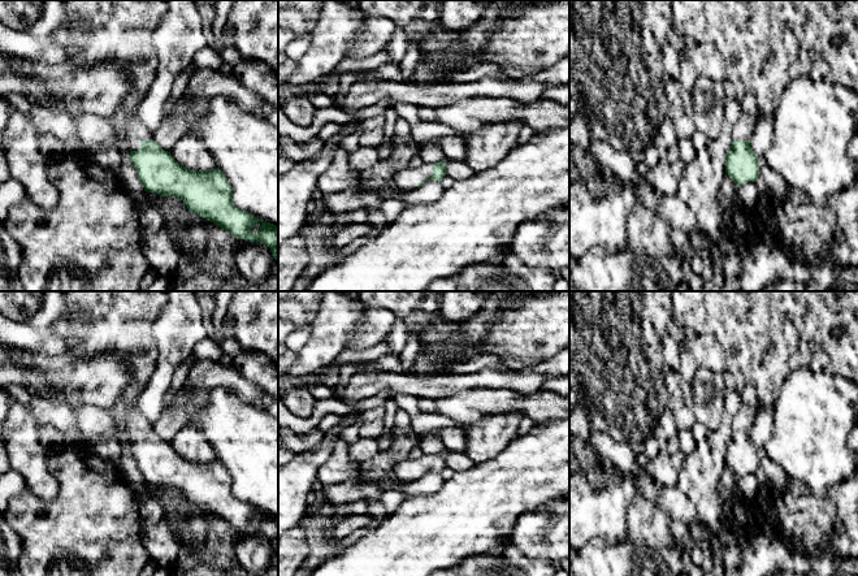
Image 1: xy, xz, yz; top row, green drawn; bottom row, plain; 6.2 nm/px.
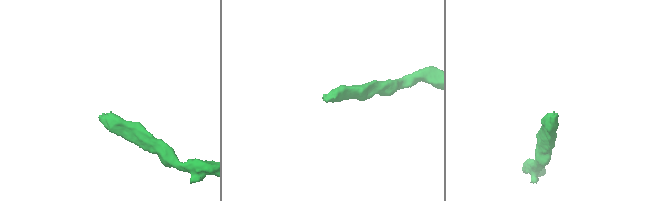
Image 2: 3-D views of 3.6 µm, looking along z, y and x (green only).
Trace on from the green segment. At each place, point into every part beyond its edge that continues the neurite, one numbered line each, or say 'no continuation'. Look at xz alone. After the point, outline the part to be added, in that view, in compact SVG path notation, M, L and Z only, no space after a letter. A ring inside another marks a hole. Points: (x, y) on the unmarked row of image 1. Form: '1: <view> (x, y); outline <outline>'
1: xz (408, 470); outline M422 454L419 459L398 463L393 469L393 476L403 481L413 481L419 473L428 473L433 467L433 454Z

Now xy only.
1: xy (137, 423); outline M136 399L129 400L125 404L125 419L127 425L126 441L129 442L139 442L142 432L153 432L153 426L139 412Z

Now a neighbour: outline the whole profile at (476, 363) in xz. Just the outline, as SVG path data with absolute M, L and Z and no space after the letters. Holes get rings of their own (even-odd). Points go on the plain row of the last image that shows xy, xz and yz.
M476 354L468 360L448 360L442 369L438 371L439 374L465 374L476 373L485 368L495 371L507 371L510 369L498 356L495 355L478 355Z

